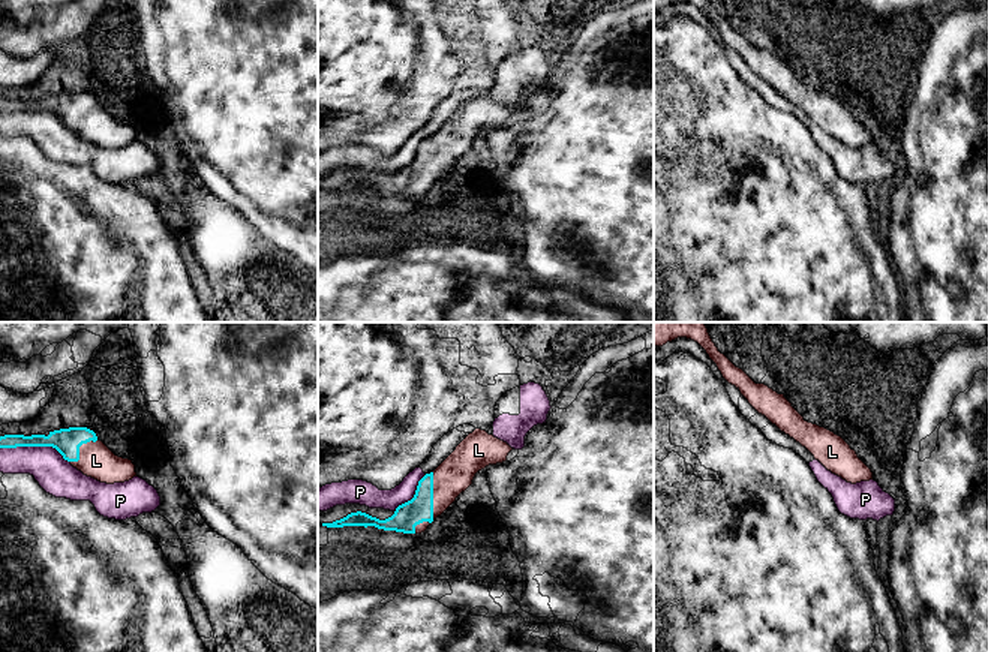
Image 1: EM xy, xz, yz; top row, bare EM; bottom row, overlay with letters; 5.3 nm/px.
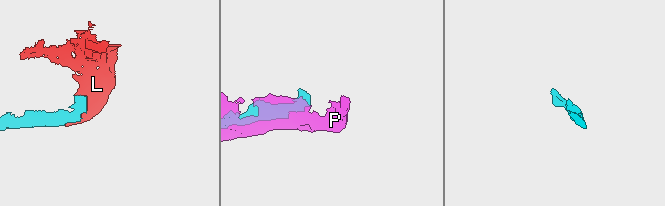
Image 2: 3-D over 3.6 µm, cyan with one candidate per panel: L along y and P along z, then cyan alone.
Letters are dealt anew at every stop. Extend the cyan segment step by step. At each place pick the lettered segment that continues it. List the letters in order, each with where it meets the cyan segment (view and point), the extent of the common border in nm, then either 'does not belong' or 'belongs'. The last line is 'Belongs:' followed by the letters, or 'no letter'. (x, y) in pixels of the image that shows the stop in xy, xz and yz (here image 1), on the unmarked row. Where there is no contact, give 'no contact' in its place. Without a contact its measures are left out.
L: xz (432, 159) | 240 nm | belongs
P: xy (35, 110) | 380 nm | does not belong
Belongs: L

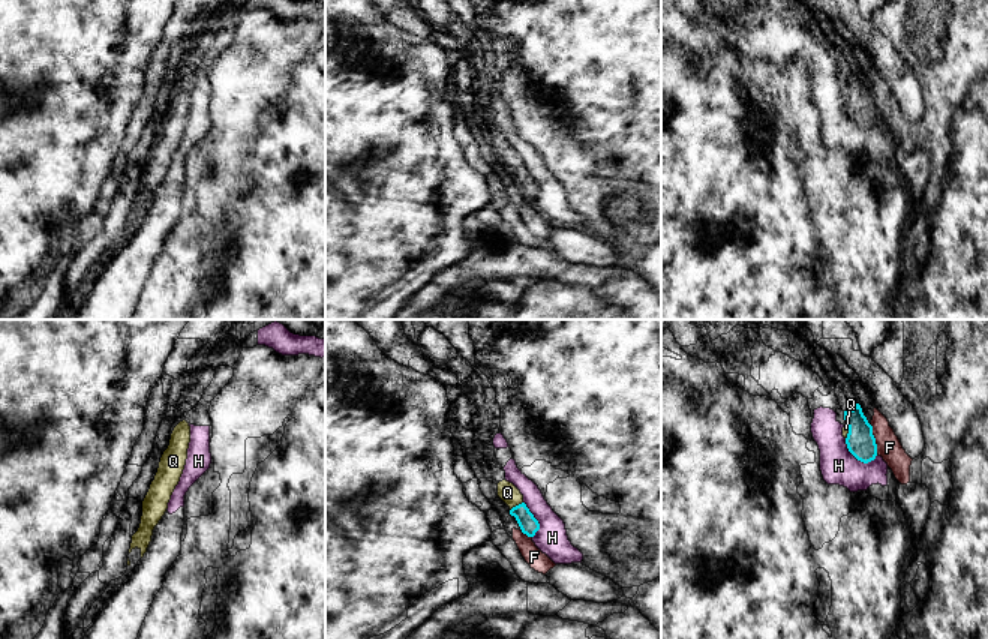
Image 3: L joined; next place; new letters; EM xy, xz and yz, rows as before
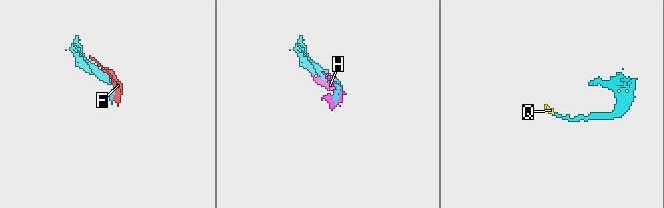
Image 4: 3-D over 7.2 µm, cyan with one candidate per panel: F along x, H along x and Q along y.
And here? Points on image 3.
F: yz (874, 104) | 170 nm | does not belong
H: yz (856, 122) | 200 nm | does not belong
Q: xz (516, 170) | 90 nm | belongs
Belongs: Q

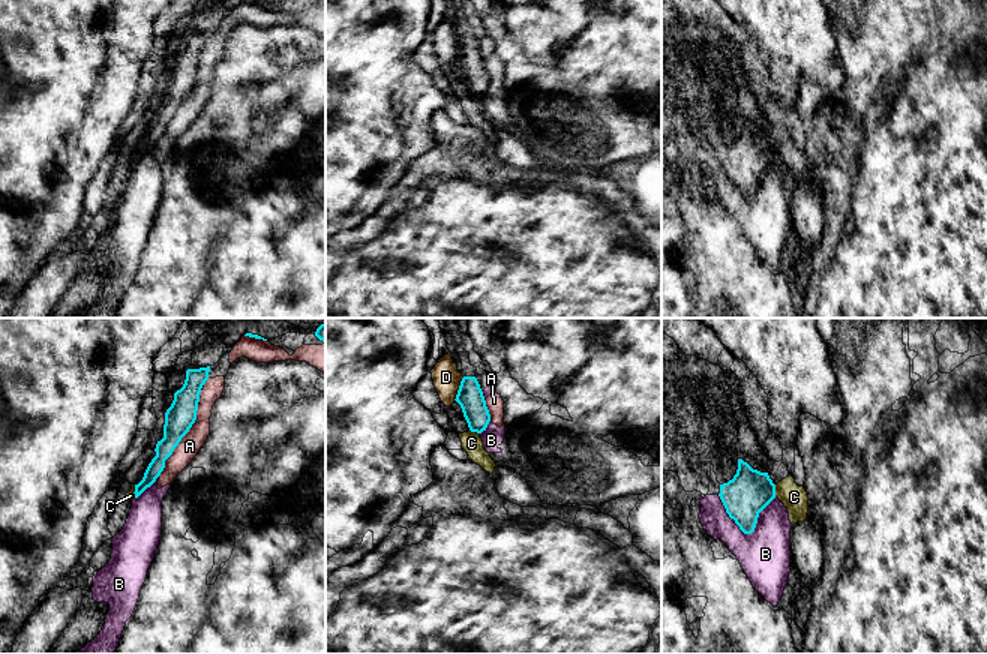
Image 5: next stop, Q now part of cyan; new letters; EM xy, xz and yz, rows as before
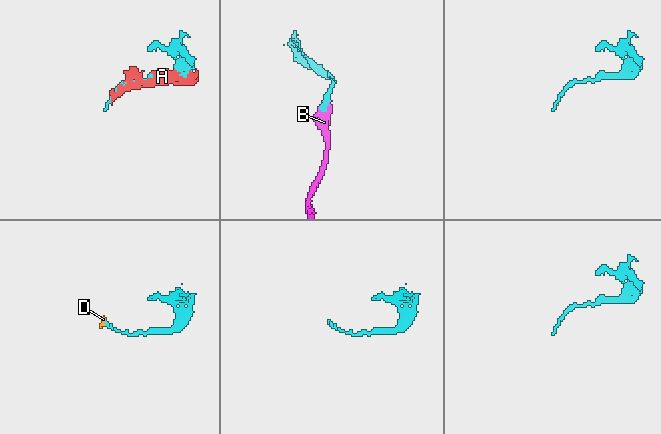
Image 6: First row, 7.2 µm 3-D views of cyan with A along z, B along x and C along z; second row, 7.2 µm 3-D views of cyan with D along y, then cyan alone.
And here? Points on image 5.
A: xy (186, 96) | 500 nm | does not belong
B: yz (747, 197) | 320 nm | does not belong
C: yz (774, 155) | 70 nm | does not belong
D: xz (459, 53) | 140 nm | does not belong
Belongs: no letter

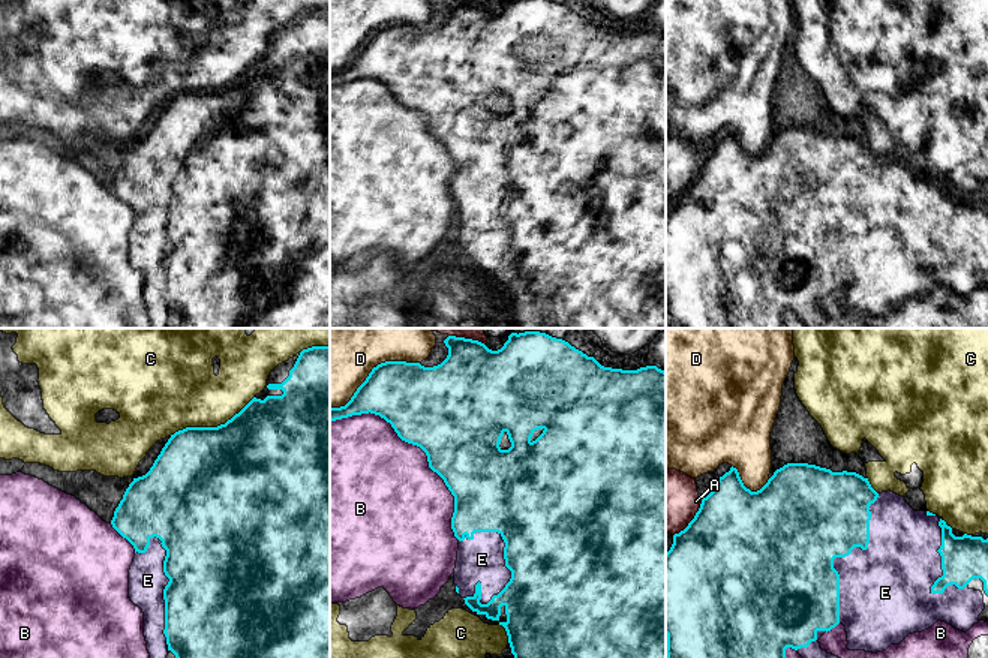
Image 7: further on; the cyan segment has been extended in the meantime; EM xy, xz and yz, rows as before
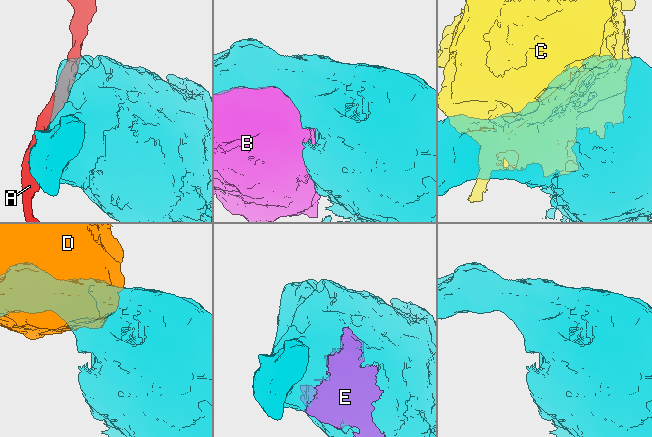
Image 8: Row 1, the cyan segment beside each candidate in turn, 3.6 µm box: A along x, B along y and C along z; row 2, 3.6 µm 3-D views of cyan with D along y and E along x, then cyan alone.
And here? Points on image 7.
A: yz (693, 183) | 260 nm | does not belong
B: xz (420, 111) | 950 nm | does not belong
C: xy (212, 92) | 500 nm | does not belong
D: xz (372, 35) | 550 nm | does not belong
E: xz (504, 216) | 400 nm | belongs
Belongs: E

